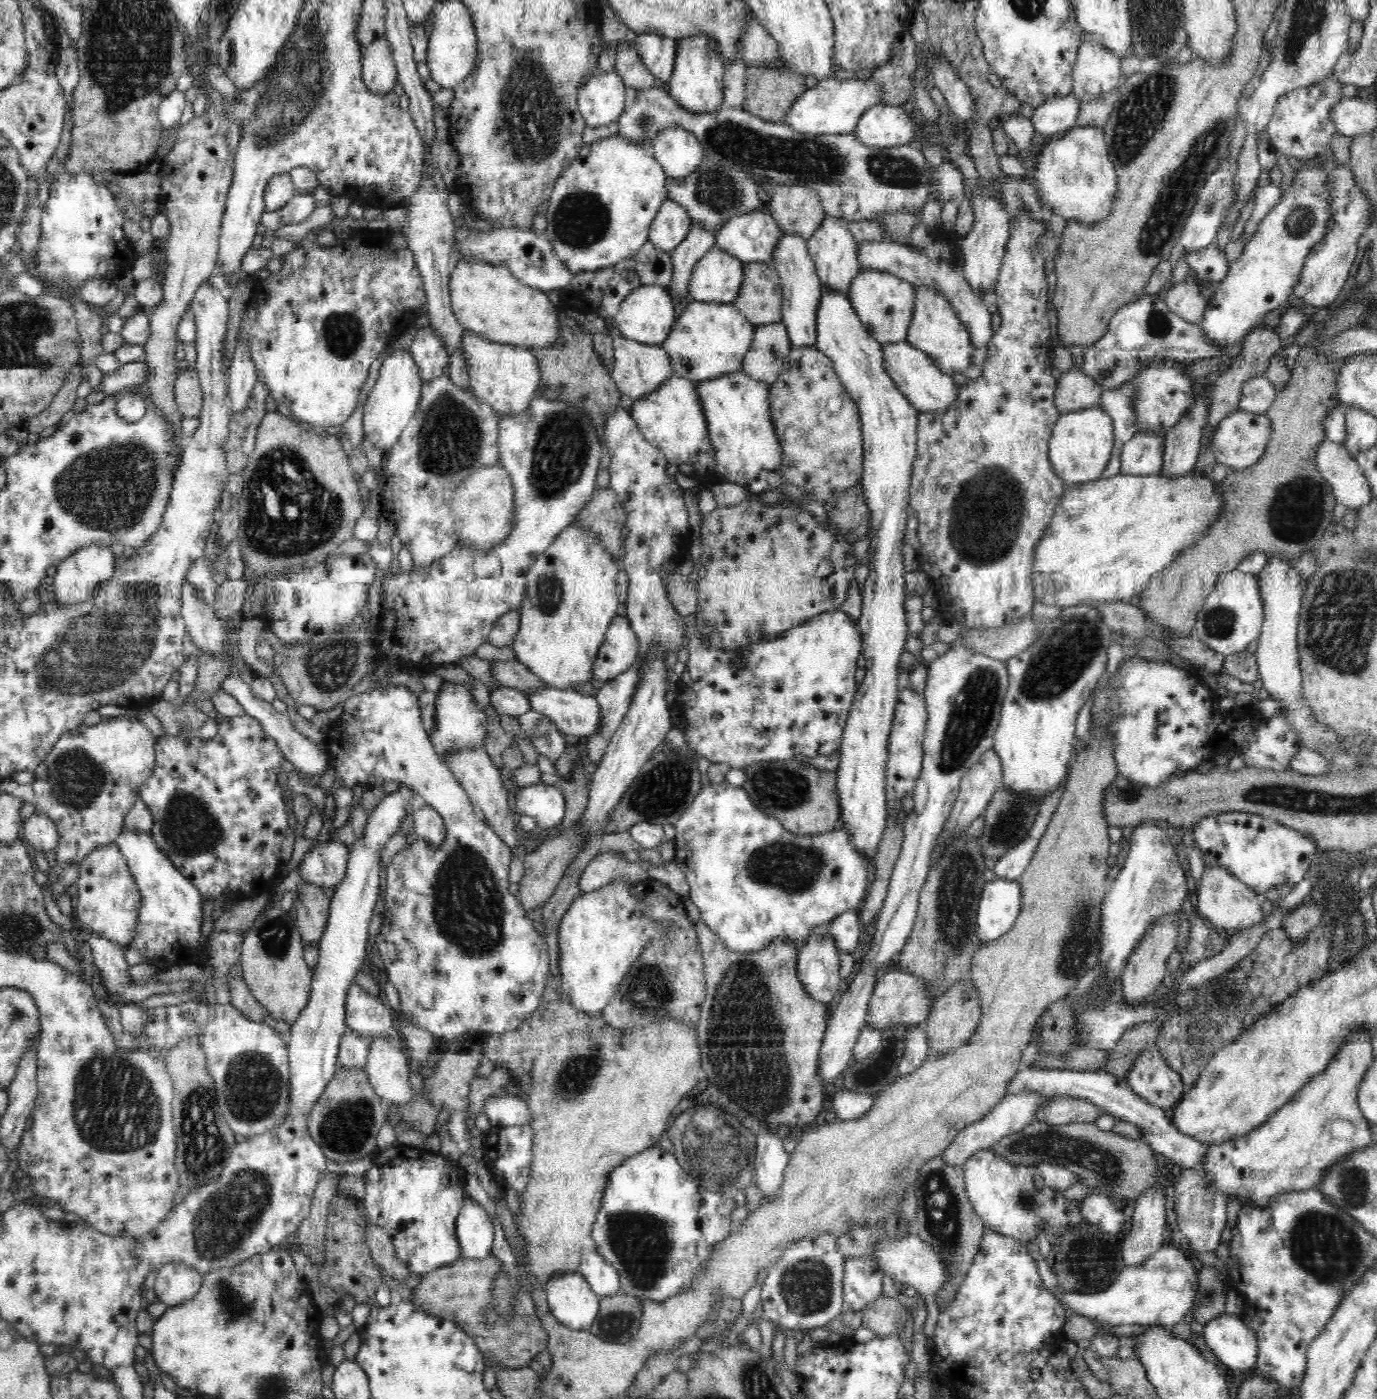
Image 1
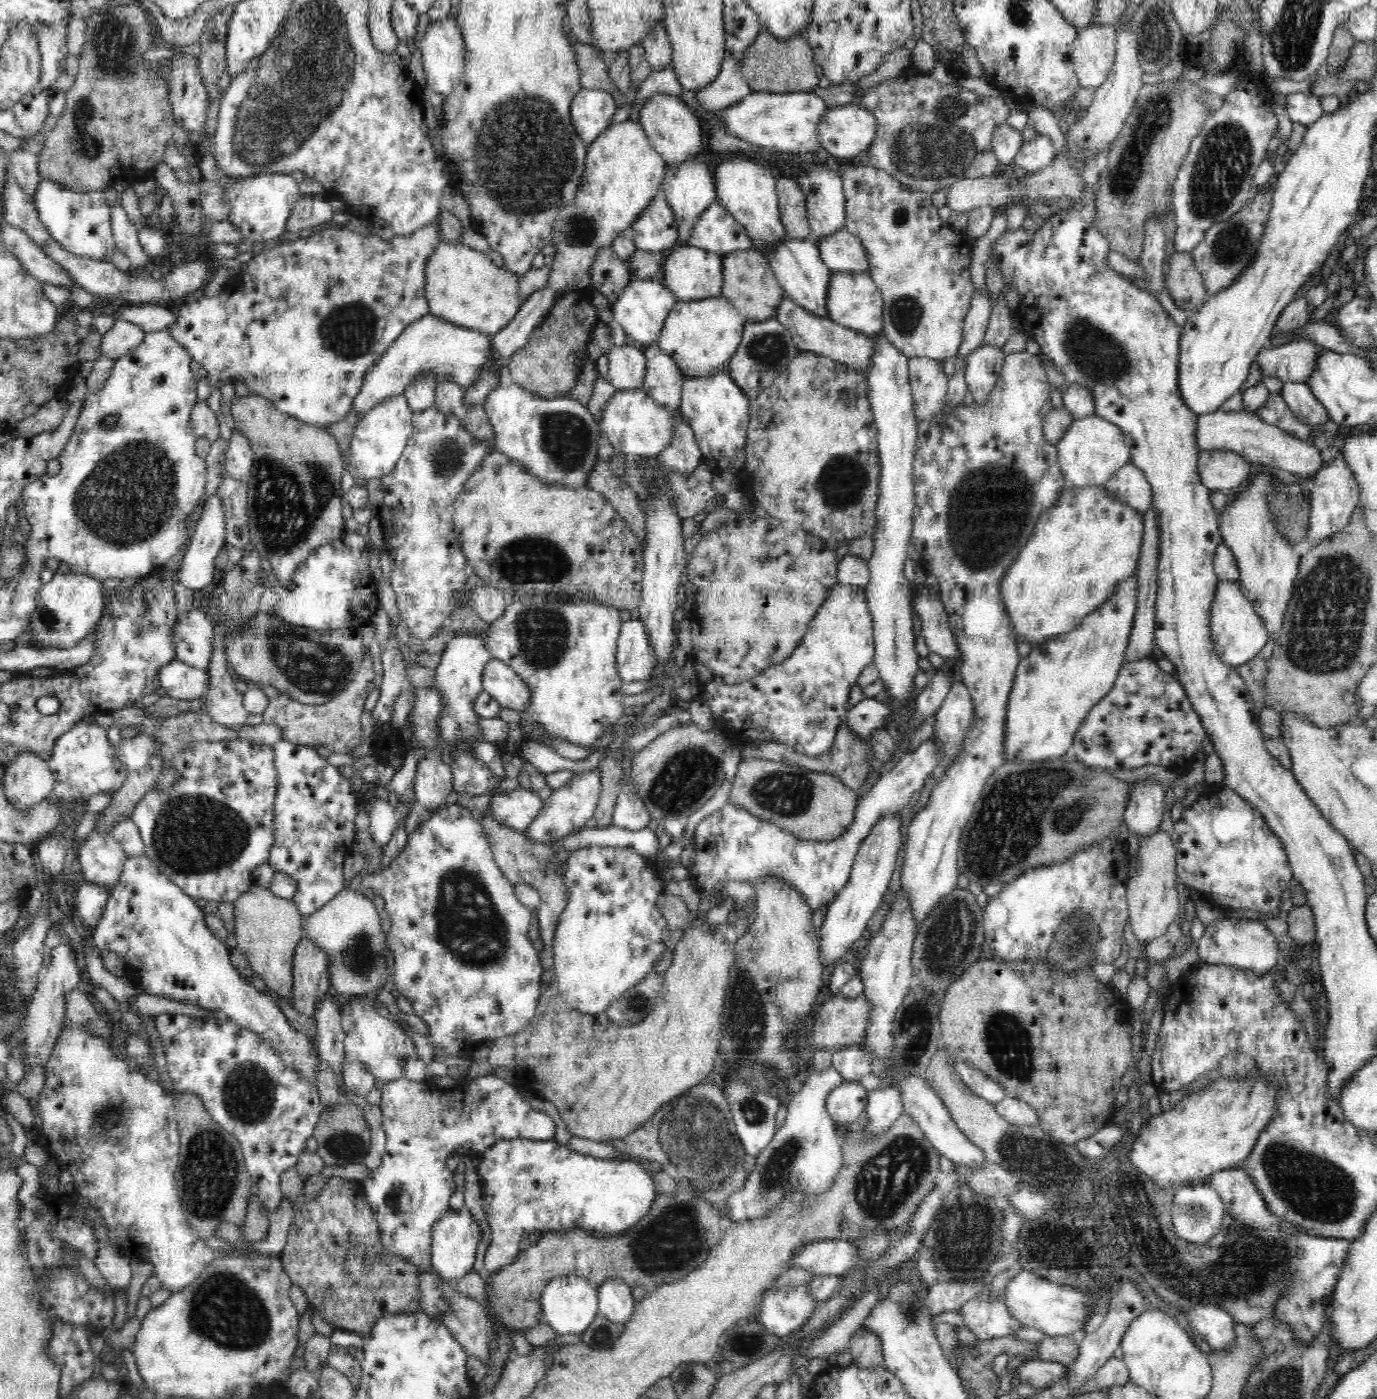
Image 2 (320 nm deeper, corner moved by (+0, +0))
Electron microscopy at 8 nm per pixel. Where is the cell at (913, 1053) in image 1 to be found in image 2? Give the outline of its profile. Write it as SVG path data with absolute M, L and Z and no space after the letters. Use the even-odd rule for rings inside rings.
M894 1084L868 1093L865 1106L868 1123L865 1132L878 1136L886 1132L903 1114L902 1094Z

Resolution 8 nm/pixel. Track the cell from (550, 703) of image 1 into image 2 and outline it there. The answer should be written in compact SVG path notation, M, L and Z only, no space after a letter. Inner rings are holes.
M492 658L483 670L483 690L493 696L502 707L521 711L529 707L530 687L505 662Z

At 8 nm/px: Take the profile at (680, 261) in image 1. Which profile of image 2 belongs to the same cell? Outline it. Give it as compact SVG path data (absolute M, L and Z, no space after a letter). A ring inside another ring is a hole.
M697 156L681 162L679 165L667 165L667 170L661 182L661 191L675 215L679 245L686 244L699 214L702 214L716 200L715 190L715 179L712 178L712 172L708 169L706 162L700 160Z

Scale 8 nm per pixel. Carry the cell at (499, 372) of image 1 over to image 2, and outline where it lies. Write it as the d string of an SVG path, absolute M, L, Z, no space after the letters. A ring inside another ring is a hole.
M428 314L412 322L412 325L391 344L391 348L382 354L382 358L372 366L372 370L368 370L351 409L357 412L359 418L364 418L368 410L378 406L386 398L405 394L406 388L420 373L430 372L437 379L447 378L465 388L476 382L481 370L492 360L492 356L494 351L491 336Z

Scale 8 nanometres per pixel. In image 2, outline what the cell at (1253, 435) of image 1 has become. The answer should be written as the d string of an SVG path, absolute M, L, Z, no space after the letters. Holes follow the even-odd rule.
M1202 450L1197 470L1206 488L1227 492L1248 479L1252 463L1233 450Z

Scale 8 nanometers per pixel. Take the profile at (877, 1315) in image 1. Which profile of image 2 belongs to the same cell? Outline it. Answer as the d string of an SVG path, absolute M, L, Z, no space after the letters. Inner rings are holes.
M860 1328L854 1336L851 1336L849 1344L853 1364L857 1364L866 1370L885 1364L880 1341L870 1331Z

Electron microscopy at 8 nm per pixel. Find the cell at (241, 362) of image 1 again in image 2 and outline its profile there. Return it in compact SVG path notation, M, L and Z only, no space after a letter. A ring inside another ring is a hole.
M240 431L232 432L225 459L227 475L234 480L246 483L250 476L253 464L253 452L246 439L246 435Z

